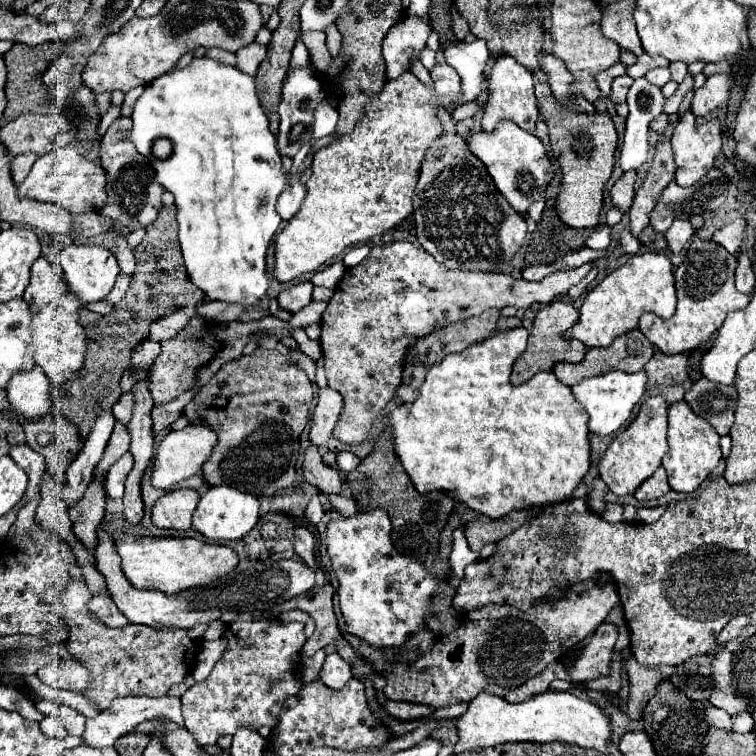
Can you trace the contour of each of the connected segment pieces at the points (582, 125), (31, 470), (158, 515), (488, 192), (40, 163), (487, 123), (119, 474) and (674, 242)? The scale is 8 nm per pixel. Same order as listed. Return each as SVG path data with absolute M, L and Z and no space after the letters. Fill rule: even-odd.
M547 94L539 100L541 114L549 128L553 156L561 164L563 182L557 198L557 214L569 228L595 228L603 208L603 188L613 172L617 132L609 114L577 114L571 106L555 100Z
M15 444L11 446L9 456L27 472L29 486L27 486L27 500L31 500L35 494L39 494L39 482L45 472L45 458L31 450L27 444Z
M177 488L163 494L151 512L151 520L157 528L175 528L175 530L189 530L191 516L197 506L199 492L189 488Z
M439 110L439 118L443 120L445 134L435 142L435 146L427 152L419 182L413 194L415 208L415 224L417 224L417 240L419 244L445 268L461 268L461 270L483 270L483 272L499 272L501 264L509 264L513 256L525 242L525 220L519 216L509 202L495 188L487 168L475 154L469 150L467 140L461 138L455 130L455 120L445 110Z
M75 144L57 148L45 156L39 156L39 160L35 162L33 170L29 172L29 176L25 178L23 184L19 184L19 196L21 198L33 198L39 202L53 202L63 206L67 212L71 214L83 214L83 212L99 212L107 200L107 192L105 192L105 170L101 168L99 162L89 162L83 154L79 154Z
M501 56L501 58L497 58L487 80L489 80L489 100L483 108L481 128L485 132L493 132L497 128L497 122L511 120L519 128L523 128L527 132L535 132L535 120L537 120L539 112L537 112L535 92L533 92L533 74L529 70L525 70L525 66L521 66L515 58Z
M125 452L107 472L107 478L105 478L105 490L111 498L123 498L123 484L125 484L125 478L129 474L129 470L133 468L133 456L131 452Z
M681 218L673 220L671 228L665 232L665 240L669 244L669 250L673 254L679 254L685 248L685 244L693 238L693 234L695 234L695 230L689 220L681 220Z

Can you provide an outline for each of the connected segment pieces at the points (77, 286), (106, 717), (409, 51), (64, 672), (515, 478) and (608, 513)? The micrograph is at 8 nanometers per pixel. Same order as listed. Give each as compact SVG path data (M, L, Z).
M71 244L71 246L63 248L61 268L65 272L65 280L67 280L69 290L79 298L81 306L89 304L89 302L103 300L111 292L111 288L113 288L113 284L119 276L117 258L105 246L99 246L99 244L95 244L95 246L75 246L75 244Z
M133 696L133 698L115 698L113 706L109 706L109 710L101 710L95 718L89 718L85 724L85 732L81 734L83 744L93 746L93 748L107 748L113 746L117 738L129 734L137 724L151 720L155 716L167 716L171 718L175 724L183 724L183 716L181 716L181 702L179 698L171 698L171 696L161 696L161 698L149 698L149 696Z
M405 18L387 32L383 40L387 80L395 80L409 70L411 58L425 48L429 32L429 22L421 22L421 18Z
M59 658L37 672L39 680L51 688L83 692L89 686L89 670L71 658Z
M513 328L495 334L483 344L473 344L469 350L449 354L427 372L419 398L391 412L389 420L395 432L397 456L421 494L433 490L445 492L455 502L489 518L501 518L511 510L541 508L571 498L591 466L589 420L573 398L571 388L561 384L552 371L538 372L531 382L521 386L509 382L511 366L521 350L525 350L525 344L527 330Z
M607 504L603 518L607 522L621 522L623 520L623 506L621 504Z

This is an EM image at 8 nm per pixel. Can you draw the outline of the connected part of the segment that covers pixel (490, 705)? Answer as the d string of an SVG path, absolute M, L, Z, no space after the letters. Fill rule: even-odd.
M481 692L467 704L465 714L453 720L453 726L459 734L453 754L473 752L505 742L563 742L607 754L607 742L611 740L611 720L599 706L573 696L571 692L543 692L521 704L509 704L505 698Z

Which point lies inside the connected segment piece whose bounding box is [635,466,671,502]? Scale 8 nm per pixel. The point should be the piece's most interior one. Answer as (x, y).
(653, 488)

